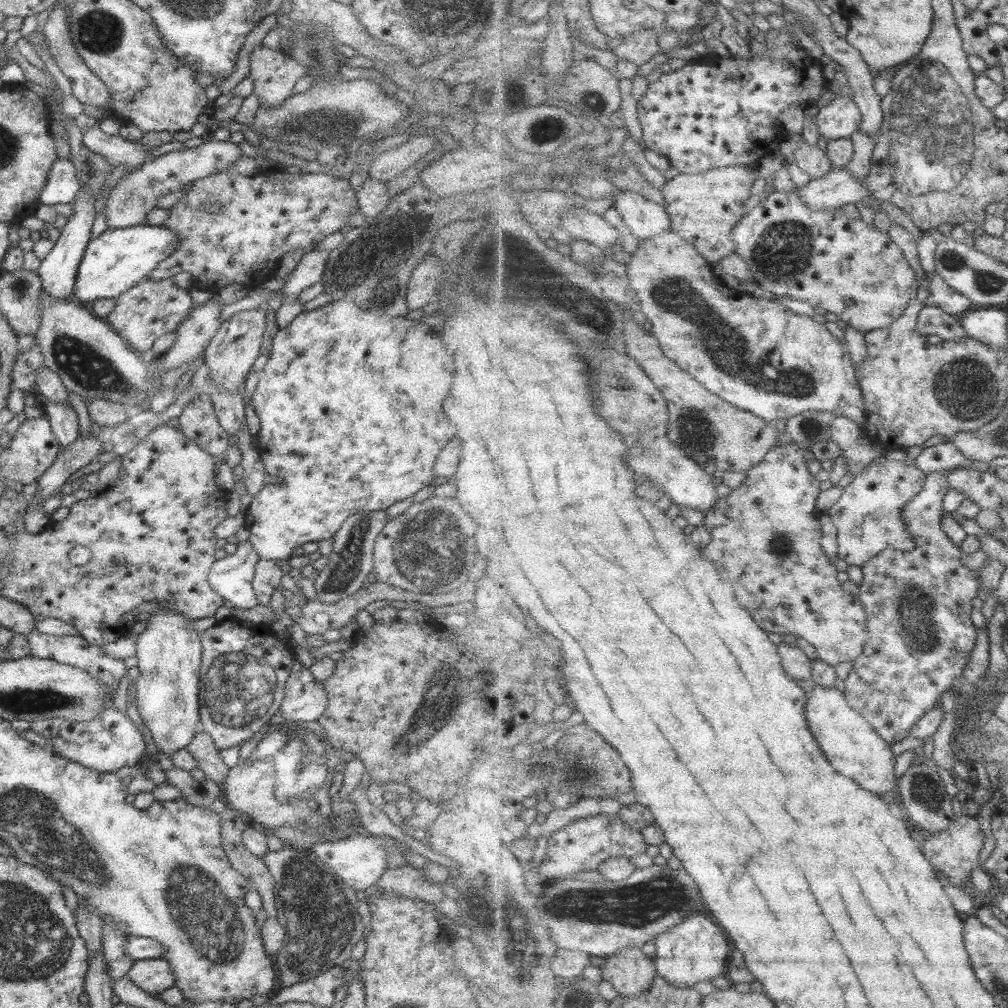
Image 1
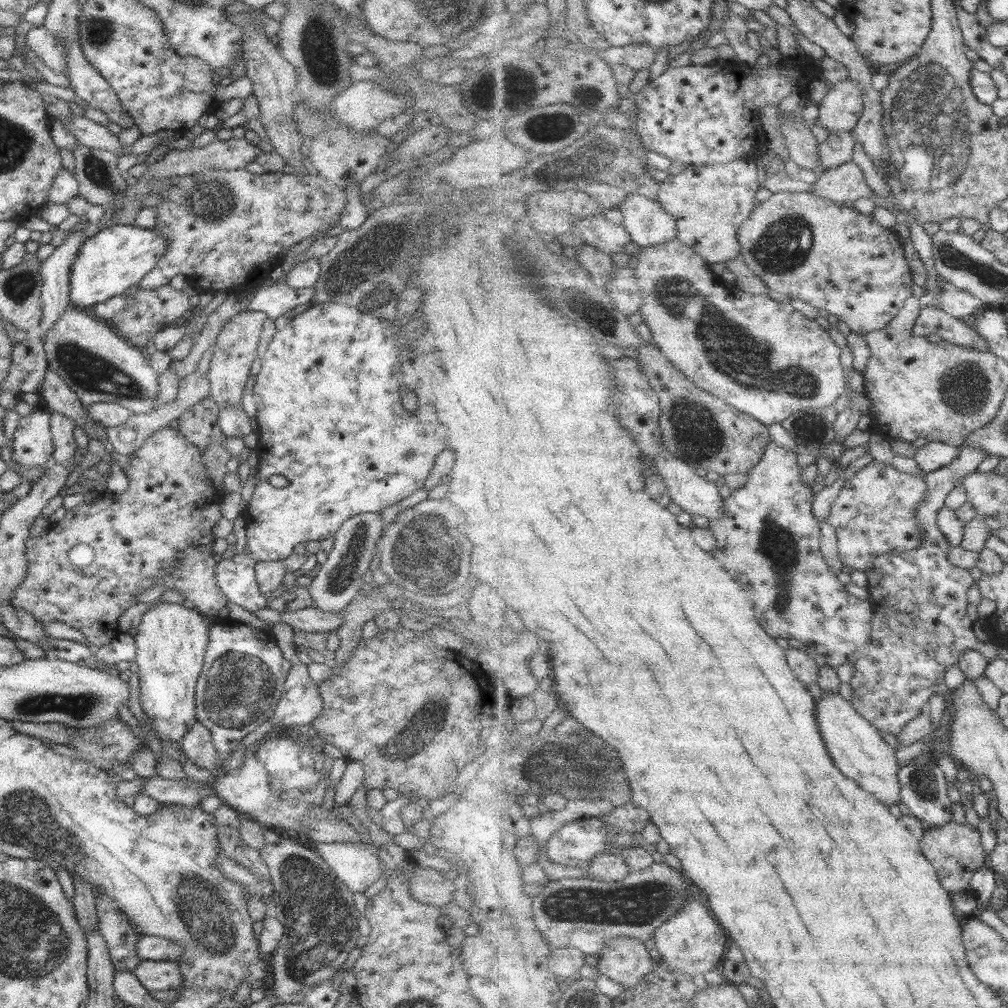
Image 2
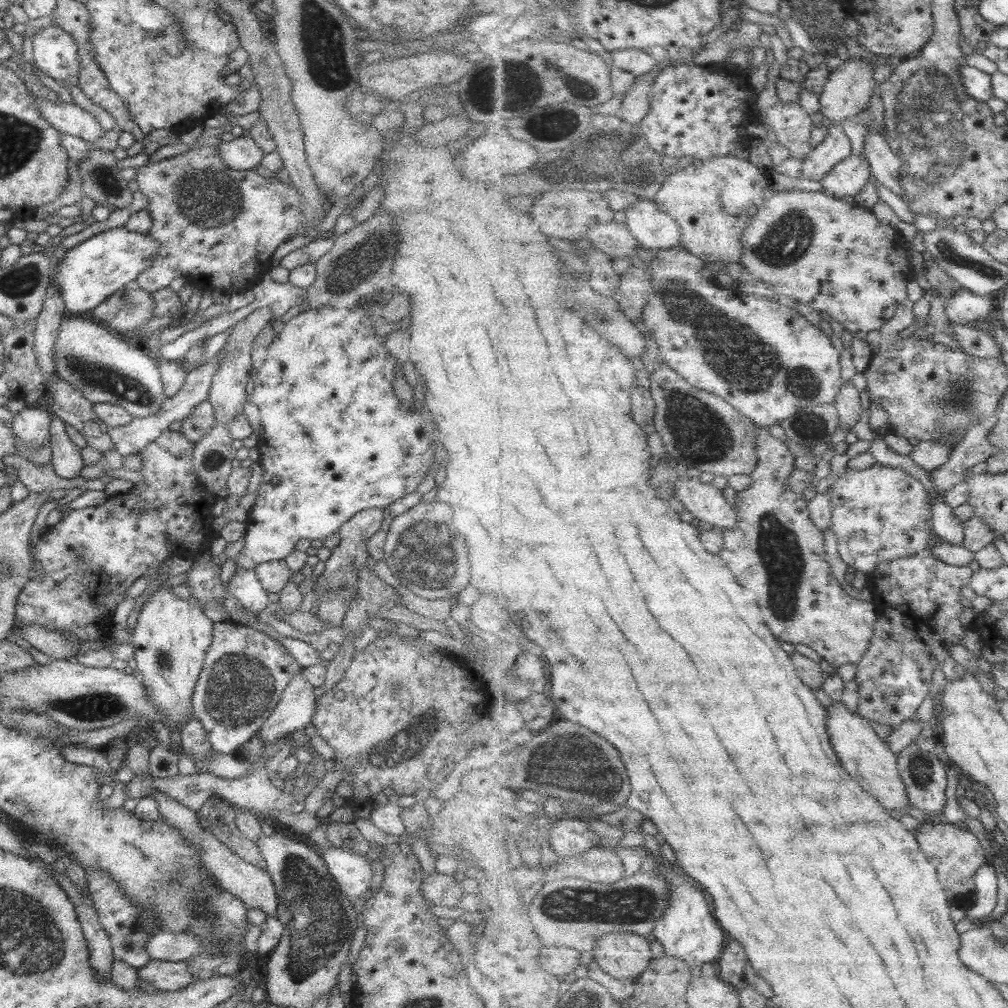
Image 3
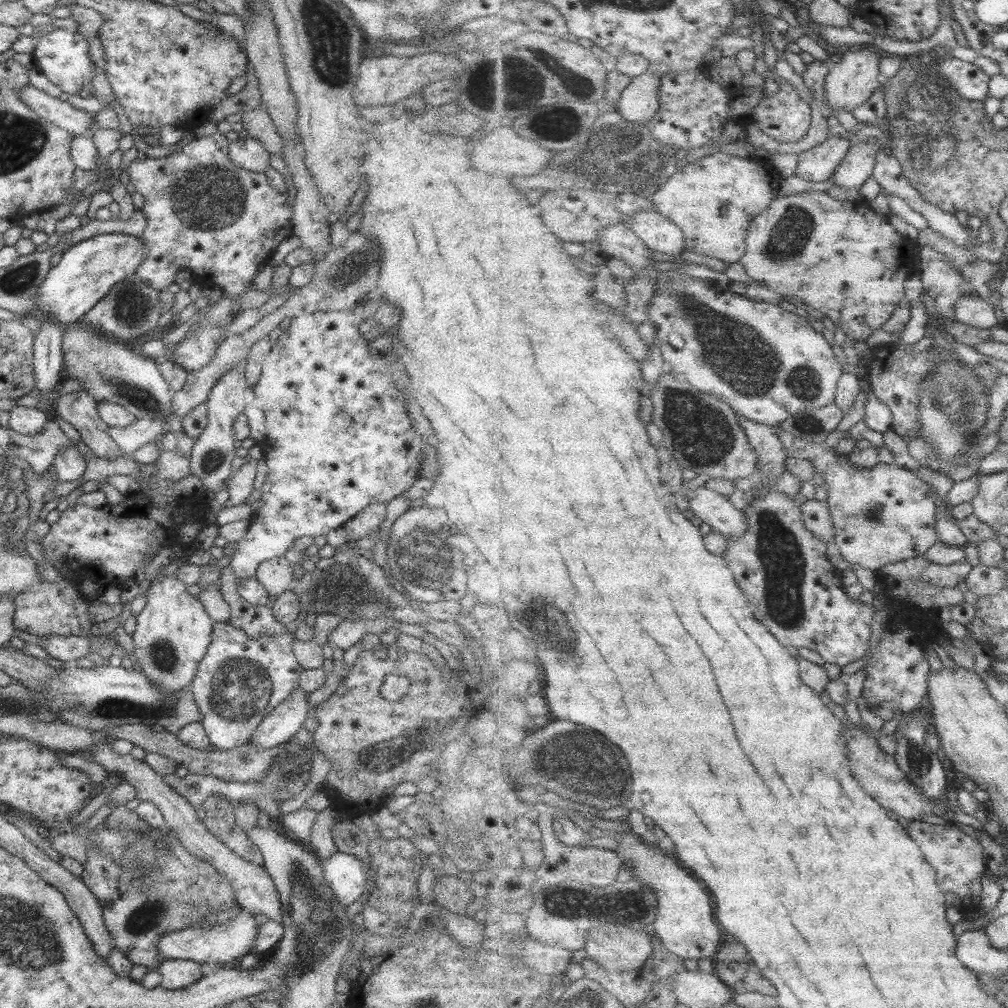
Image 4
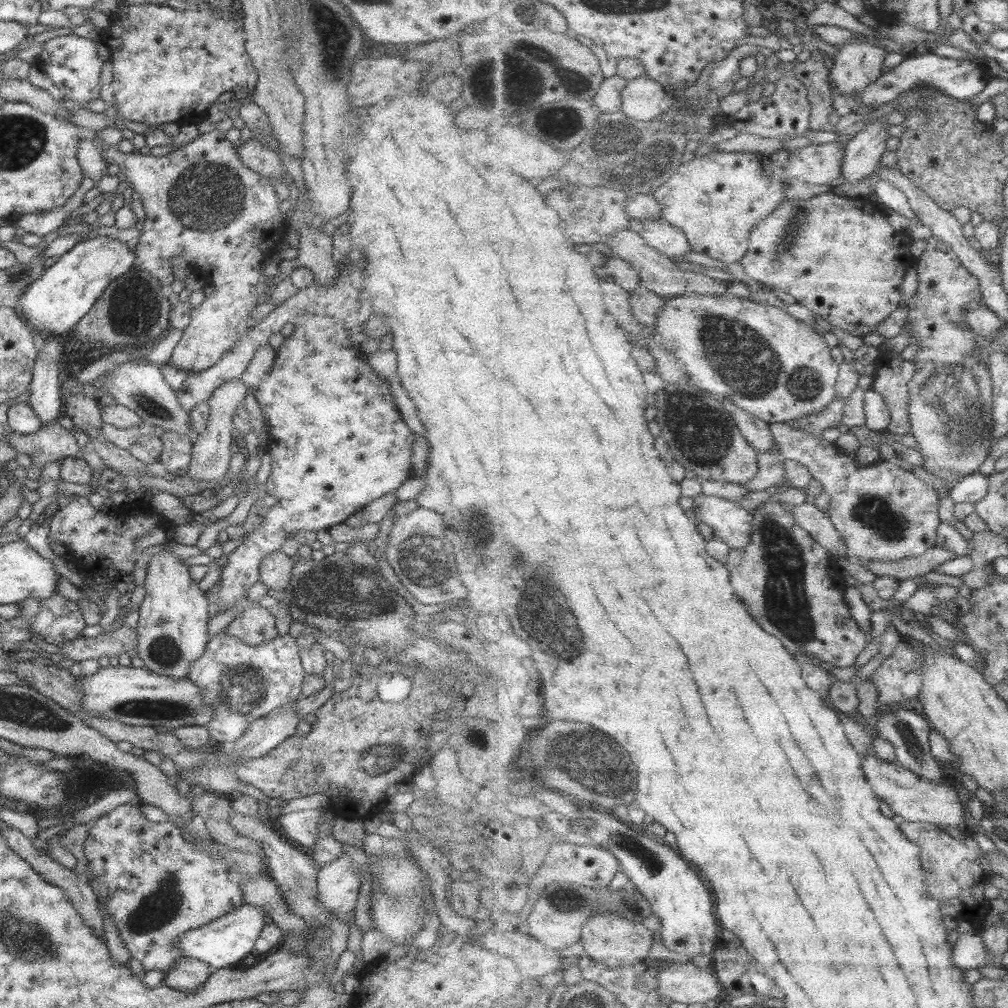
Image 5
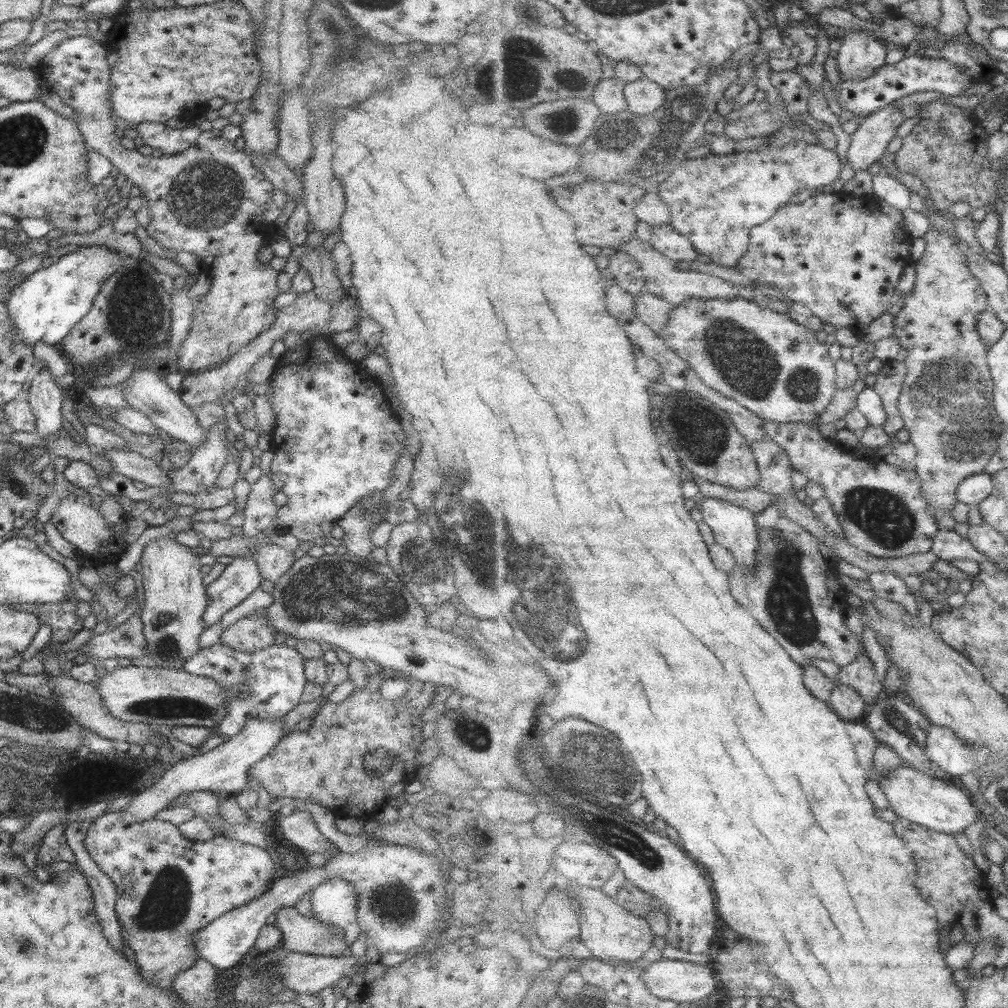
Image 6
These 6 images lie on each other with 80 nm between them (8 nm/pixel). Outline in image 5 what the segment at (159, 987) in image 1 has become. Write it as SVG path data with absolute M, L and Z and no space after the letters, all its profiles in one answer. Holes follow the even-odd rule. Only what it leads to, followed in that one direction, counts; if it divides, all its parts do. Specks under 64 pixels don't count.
M181 957L177 966L166 971L162 978L162 984L179 992L188 993L201 986L209 974L211 974L211 970L206 962L200 962L195 958Z

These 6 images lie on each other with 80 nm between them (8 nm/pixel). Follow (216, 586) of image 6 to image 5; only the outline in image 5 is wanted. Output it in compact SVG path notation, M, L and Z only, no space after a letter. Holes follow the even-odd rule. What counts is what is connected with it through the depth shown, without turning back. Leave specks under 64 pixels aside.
M305 315L301 317L296 324L291 334L283 339L277 351L274 352L273 361L269 370L264 372L259 384L252 389L252 395L255 397L259 409L265 418L266 425L268 426L267 439L266 439L266 451L271 458L271 474L267 478L267 482L264 484L266 494L273 496L277 503L267 508L266 512L262 514L260 523L251 532L248 532L242 537L241 542L237 544L237 547L227 555L227 564L220 570L220 586L217 591L210 595L209 599L217 600L208 604L208 614L213 617L217 606L226 606L227 608L233 607L235 598L243 597L245 591L252 586L254 582L258 581L258 566L261 560L275 552L280 551L283 541L287 541L287 538L293 537L296 533L302 531L316 532L321 528L329 529L335 524L343 523L347 518L352 516L355 512L358 512L361 508L371 502L381 498L388 492L394 492L400 485L402 485L407 479L412 477L412 466L410 465L409 456L411 456L411 445L415 440L415 433L411 432L409 428L404 424L396 405L393 402L393 398L389 393L387 382L384 381L384 377L373 371L366 361L365 356L358 351L358 346L355 343L351 343L347 339L347 335L350 330L346 330L339 324L339 320L330 316L309 316Z

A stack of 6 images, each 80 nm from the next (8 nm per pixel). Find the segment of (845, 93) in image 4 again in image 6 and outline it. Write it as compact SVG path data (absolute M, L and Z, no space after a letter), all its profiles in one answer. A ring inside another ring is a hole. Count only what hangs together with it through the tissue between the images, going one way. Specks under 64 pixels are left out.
M848 32L841 41L837 61L843 81L867 79L885 66L889 46L869 32Z

